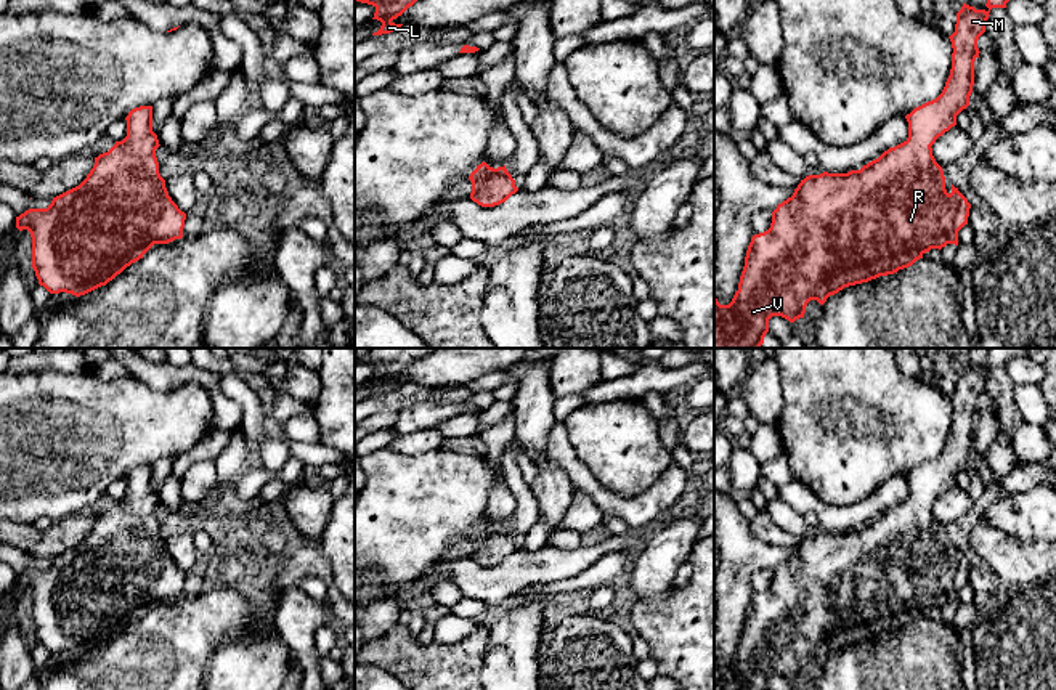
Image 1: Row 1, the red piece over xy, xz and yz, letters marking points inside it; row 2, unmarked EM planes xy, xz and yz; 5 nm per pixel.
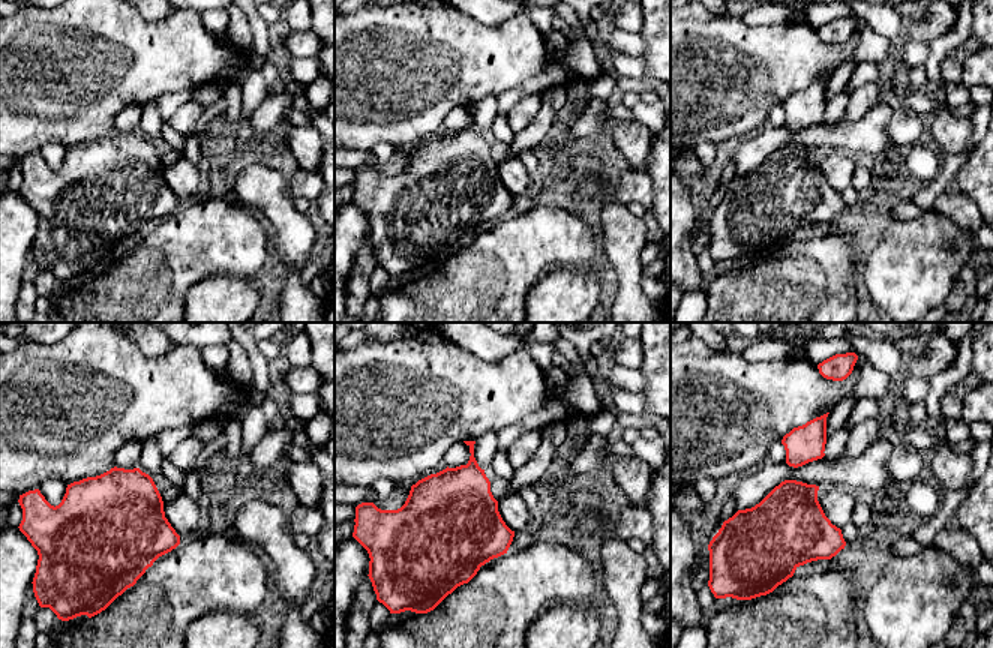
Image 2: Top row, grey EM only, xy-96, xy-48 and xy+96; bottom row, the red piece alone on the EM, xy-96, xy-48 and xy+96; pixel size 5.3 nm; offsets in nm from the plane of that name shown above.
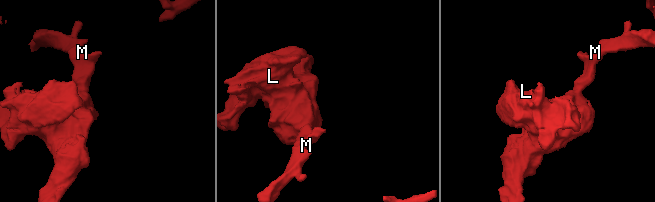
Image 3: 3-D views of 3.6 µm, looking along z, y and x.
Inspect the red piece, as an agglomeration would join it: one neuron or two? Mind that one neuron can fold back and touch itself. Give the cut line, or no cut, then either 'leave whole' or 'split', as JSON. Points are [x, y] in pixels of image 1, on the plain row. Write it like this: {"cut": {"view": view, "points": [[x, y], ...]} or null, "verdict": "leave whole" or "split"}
{"cut": null, "verdict": "leave whole"}

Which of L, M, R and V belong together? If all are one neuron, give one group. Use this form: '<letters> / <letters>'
L M R V

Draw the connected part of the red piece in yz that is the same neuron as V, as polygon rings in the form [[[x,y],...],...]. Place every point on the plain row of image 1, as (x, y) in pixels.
[[[987,348],[987,371],[963,363],[956,372],[955,392],[948,396],[953,408],[950,435],[936,459],[915,467],[905,475],[908,497],[904,502],[889,507],[860,530],[809,534],[801,539],[791,557],[777,565],[772,571],[770,587],[751,597],[738,650],[732,661],[721,664],[714,653],[714,690],[769,690],[772,676],[782,676],[794,682],[804,677],[810,660],[823,664],[830,655],[844,647],[868,642],[912,626],[931,608],[940,610],[947,603],[958,605],[958,591],[968,584],[971,563],[953,544],[952,552],[947,552],[944,530],[936,522],[931,505],[956,485],[956,475],[969,465],[974,444],[974,420],[981,412],[977,400],[985,392],[990,369],[1006,367],[1006,363],[1017,356],[1027,356],[1027,348]]]

